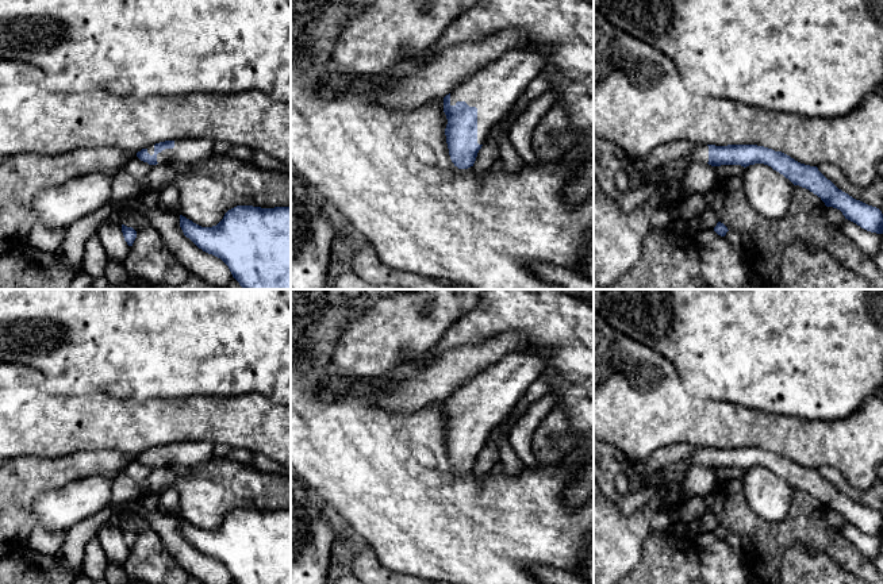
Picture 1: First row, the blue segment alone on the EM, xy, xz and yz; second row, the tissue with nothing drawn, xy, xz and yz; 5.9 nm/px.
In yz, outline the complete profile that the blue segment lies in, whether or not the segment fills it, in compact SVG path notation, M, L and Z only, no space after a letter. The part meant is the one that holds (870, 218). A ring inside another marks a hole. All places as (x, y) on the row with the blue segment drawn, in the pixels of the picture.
M696 145L684 160L711 166L741 165L746 168L755 164L768 165L794 185L817 195L826 207L840 210L845 219L867 231L883 234L883 214L879 208L856 200L838 189L817 166L801 164L782 151L757 145Z

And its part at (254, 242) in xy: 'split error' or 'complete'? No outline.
complete

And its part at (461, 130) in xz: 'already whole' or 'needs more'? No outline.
needs more

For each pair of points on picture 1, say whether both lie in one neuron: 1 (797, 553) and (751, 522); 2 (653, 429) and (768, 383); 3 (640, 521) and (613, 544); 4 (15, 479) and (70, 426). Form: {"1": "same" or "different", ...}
{"1": "different", "2": "different", "3": "same", "4": "different"}

